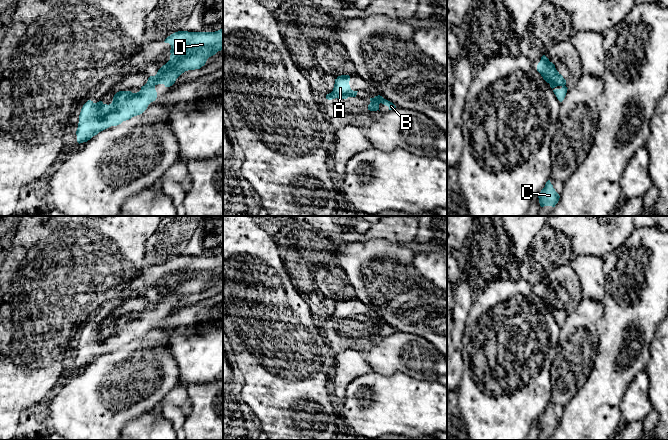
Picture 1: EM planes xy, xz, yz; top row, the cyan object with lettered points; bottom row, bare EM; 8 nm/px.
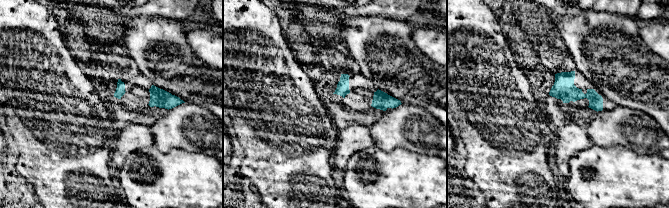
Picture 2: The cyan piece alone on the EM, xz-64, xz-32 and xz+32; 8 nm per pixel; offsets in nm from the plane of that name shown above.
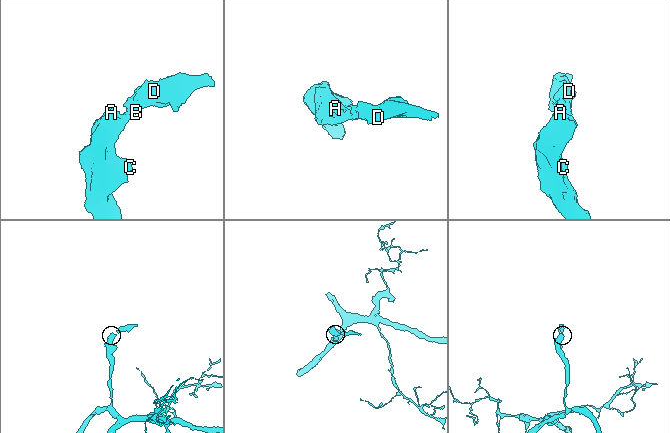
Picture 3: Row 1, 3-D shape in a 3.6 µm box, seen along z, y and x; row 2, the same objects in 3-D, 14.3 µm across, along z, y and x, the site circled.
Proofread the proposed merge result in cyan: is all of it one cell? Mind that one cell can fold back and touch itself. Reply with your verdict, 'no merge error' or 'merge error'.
no merge error

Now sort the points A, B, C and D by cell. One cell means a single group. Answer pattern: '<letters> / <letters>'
A B C D

